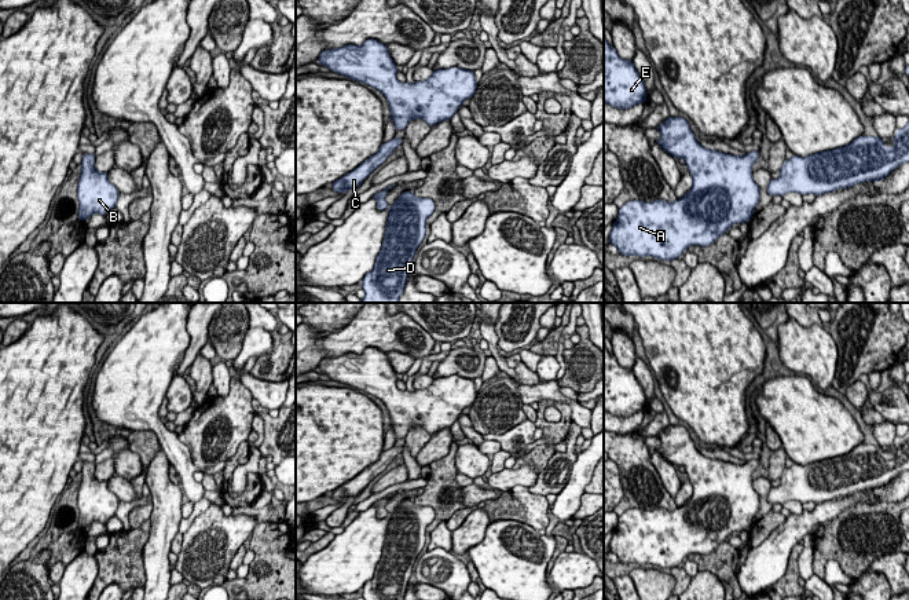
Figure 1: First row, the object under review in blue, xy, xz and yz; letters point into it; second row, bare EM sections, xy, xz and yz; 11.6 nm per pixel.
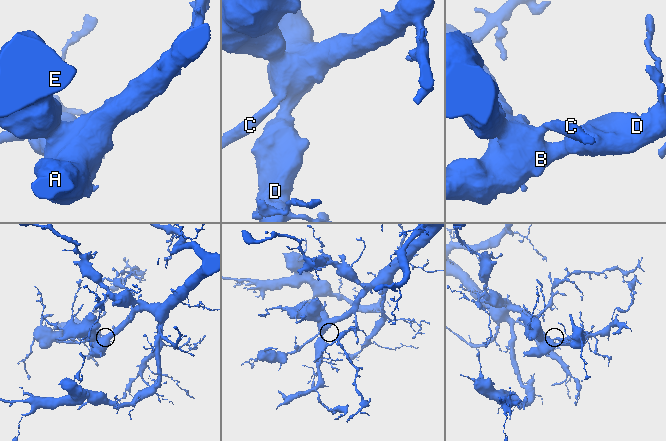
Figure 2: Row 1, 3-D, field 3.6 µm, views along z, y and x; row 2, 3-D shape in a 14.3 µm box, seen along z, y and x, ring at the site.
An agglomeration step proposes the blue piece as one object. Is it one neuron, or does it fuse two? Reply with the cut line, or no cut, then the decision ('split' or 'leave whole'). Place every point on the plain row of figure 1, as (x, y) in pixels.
cut none; leave whole

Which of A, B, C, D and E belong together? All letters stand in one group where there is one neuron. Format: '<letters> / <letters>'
A B C D E

